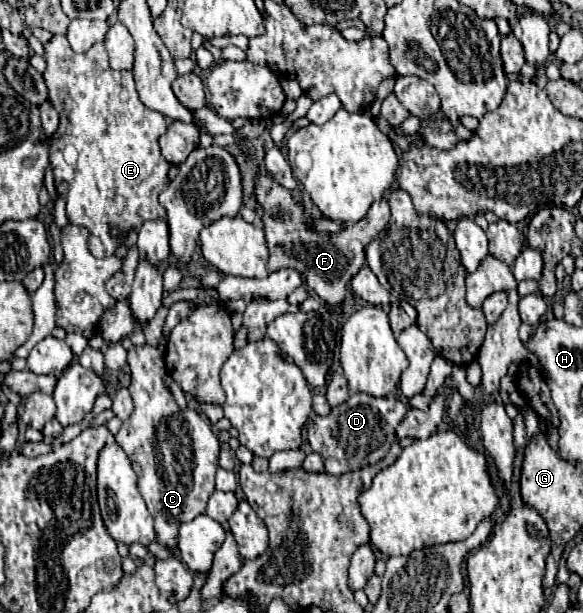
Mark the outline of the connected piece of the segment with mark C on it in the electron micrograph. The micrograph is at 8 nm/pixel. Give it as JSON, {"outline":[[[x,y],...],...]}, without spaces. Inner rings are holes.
{"outline":[[[145,343],[129,349],[127,363],[131,369],[129,393],[135,409],[131,417],[123,421],[115,439],[131,459],[131,465],[141,471],[139,491],[155,519],[159,543],[173,547],[177,545],[177,527],[205,513],[207,497],[215,491],[215,471],[219,467],[217,435],[197,411],[179,409],[163,383],[163,375],[167,371],[163,355],[153,345]]]}

